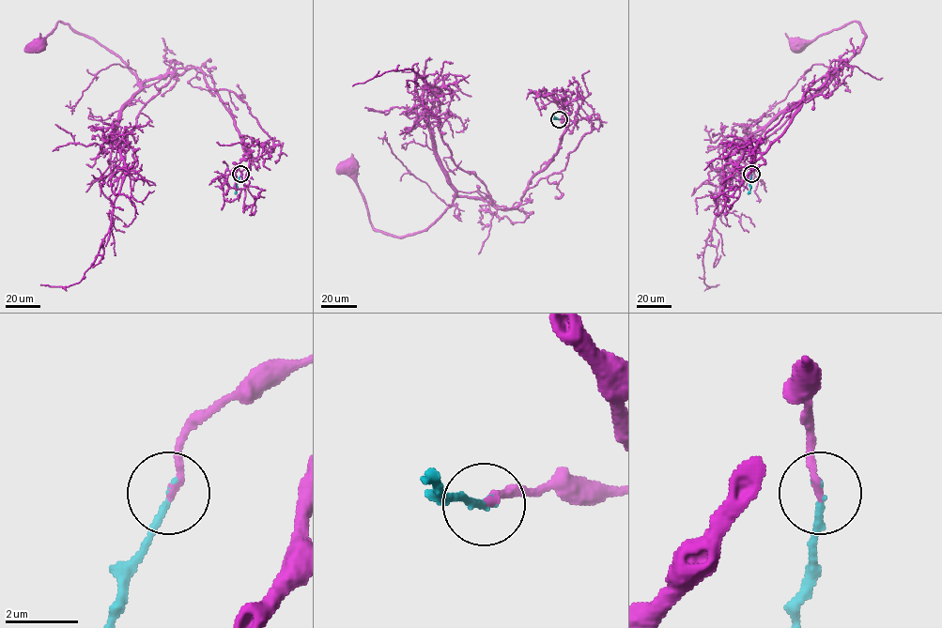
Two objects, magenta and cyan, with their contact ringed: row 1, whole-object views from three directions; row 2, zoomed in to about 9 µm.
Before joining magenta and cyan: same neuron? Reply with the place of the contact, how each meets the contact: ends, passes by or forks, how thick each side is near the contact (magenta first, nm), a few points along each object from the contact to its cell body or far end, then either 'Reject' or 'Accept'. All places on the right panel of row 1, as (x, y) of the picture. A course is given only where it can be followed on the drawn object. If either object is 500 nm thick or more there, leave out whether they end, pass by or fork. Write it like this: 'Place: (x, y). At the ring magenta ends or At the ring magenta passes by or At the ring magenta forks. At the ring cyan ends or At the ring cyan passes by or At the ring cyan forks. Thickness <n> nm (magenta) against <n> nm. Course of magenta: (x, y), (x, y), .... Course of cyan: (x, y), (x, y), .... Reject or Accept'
Place: (751, 174). At the ring magenta ends. At the ring cyan ends. Thickness 200 nm (magenta) against 200 nm. Course of magenta: (751, 174), (804, 95), (838, 68), (827, 72), (829, 82), (865, 36), (853, 22), (795, 45). Course of cyan: (751, 174), (748, 193). Accept

